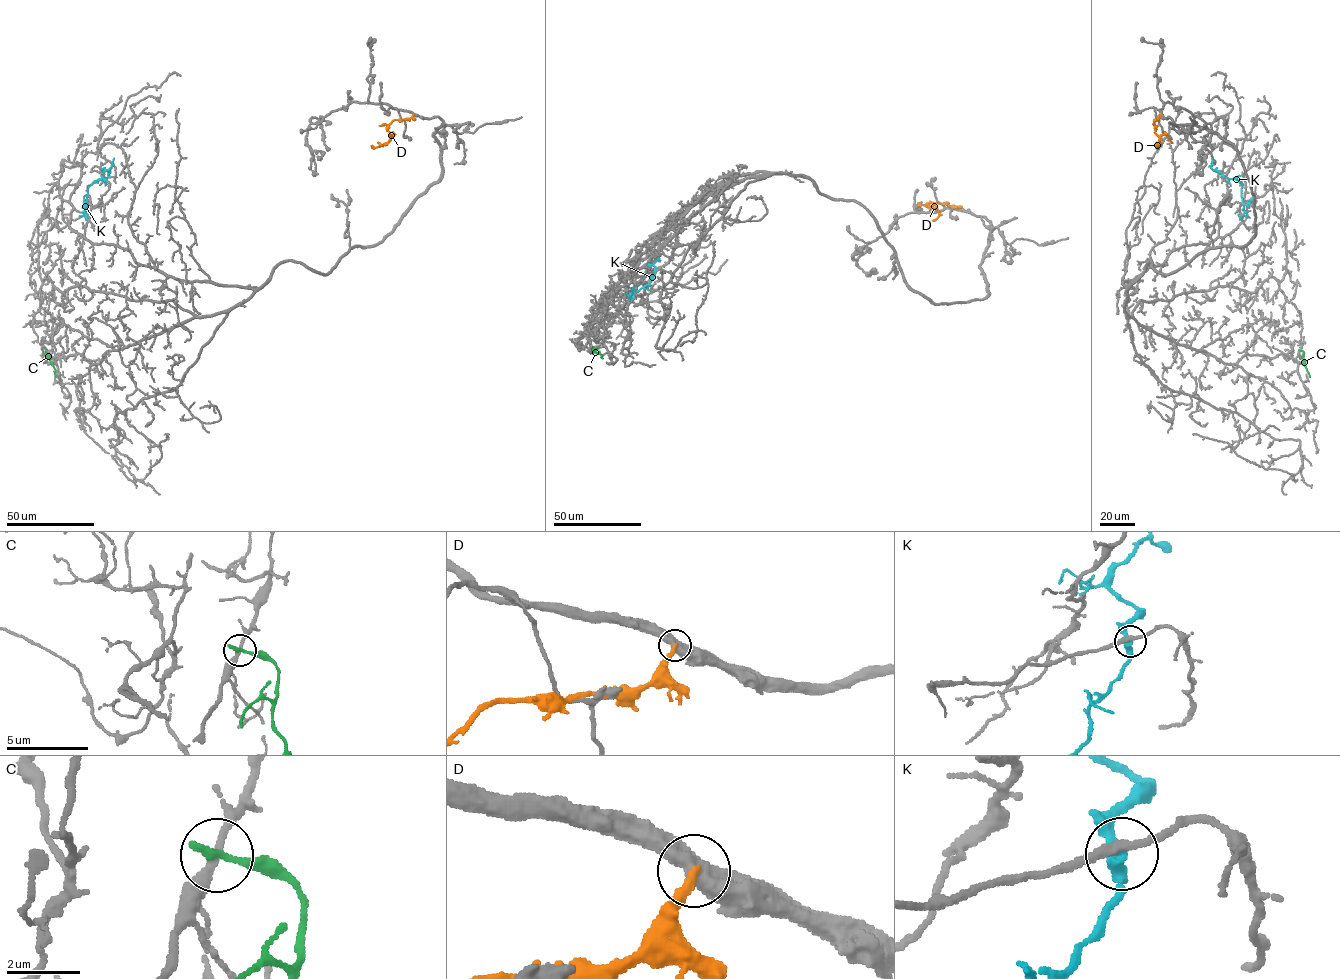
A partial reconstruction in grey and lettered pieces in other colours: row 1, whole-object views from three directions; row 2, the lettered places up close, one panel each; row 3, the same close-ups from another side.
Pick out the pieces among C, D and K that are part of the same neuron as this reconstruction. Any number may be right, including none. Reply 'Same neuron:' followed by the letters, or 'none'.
Same neuron: none

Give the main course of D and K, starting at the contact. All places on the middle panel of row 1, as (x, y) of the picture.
D: (960, 209), (938, 203), (931, 208), (917, 202)
K: (655, 271), (649, 283), (631, 292), (636, 287)

